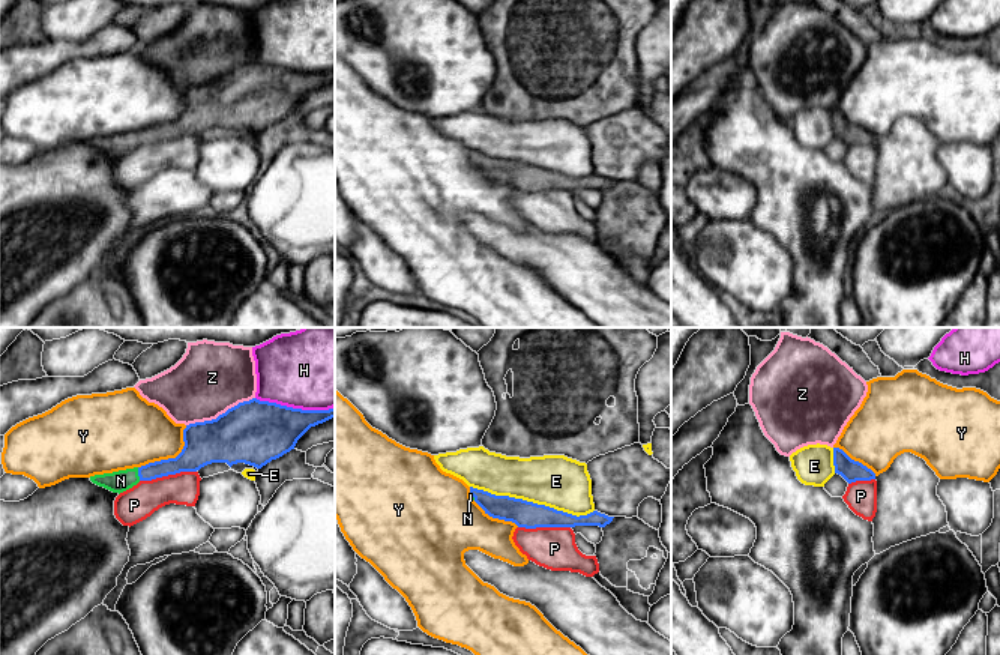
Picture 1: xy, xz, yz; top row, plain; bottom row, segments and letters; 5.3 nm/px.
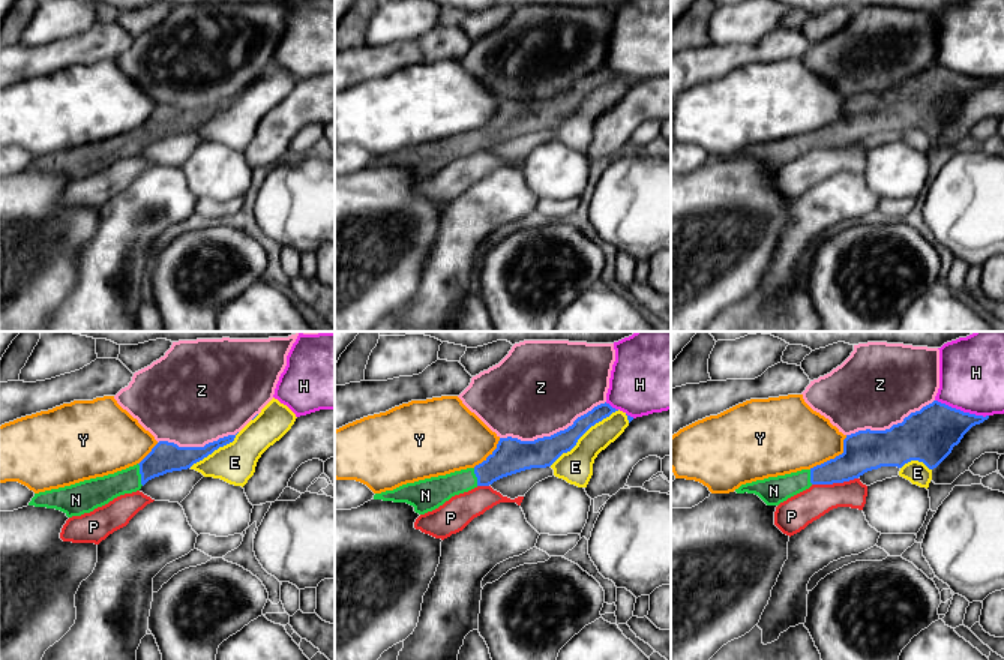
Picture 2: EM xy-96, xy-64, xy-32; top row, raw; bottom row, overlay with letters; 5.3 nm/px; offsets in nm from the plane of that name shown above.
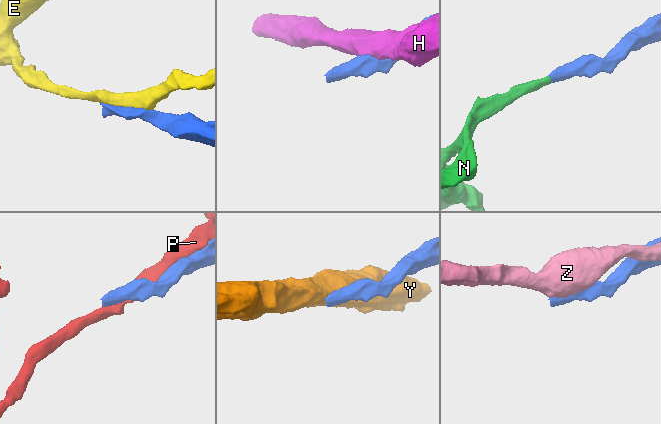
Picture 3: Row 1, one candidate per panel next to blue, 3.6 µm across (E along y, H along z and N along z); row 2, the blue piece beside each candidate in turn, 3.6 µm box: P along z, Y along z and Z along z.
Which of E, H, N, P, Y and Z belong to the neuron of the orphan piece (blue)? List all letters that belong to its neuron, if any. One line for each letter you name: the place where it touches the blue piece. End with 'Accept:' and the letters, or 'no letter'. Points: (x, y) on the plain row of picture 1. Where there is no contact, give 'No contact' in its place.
N: Touches blue at xy (138, 137)
Accept: N

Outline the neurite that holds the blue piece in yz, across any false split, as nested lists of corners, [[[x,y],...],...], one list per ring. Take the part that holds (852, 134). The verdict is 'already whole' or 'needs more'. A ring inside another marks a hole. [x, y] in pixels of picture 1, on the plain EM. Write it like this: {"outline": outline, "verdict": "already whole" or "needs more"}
{"outline": [[[833,111],[835,137],[841,138],[848,147],[856,144],[875,143],[875,137],[859,125],[851,123],[842,113]]], "verdict": "already whole"}

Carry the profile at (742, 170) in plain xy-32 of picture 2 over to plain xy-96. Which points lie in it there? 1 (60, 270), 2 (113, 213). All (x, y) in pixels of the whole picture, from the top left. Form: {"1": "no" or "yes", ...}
{"1": "yes", "2": "no"}

